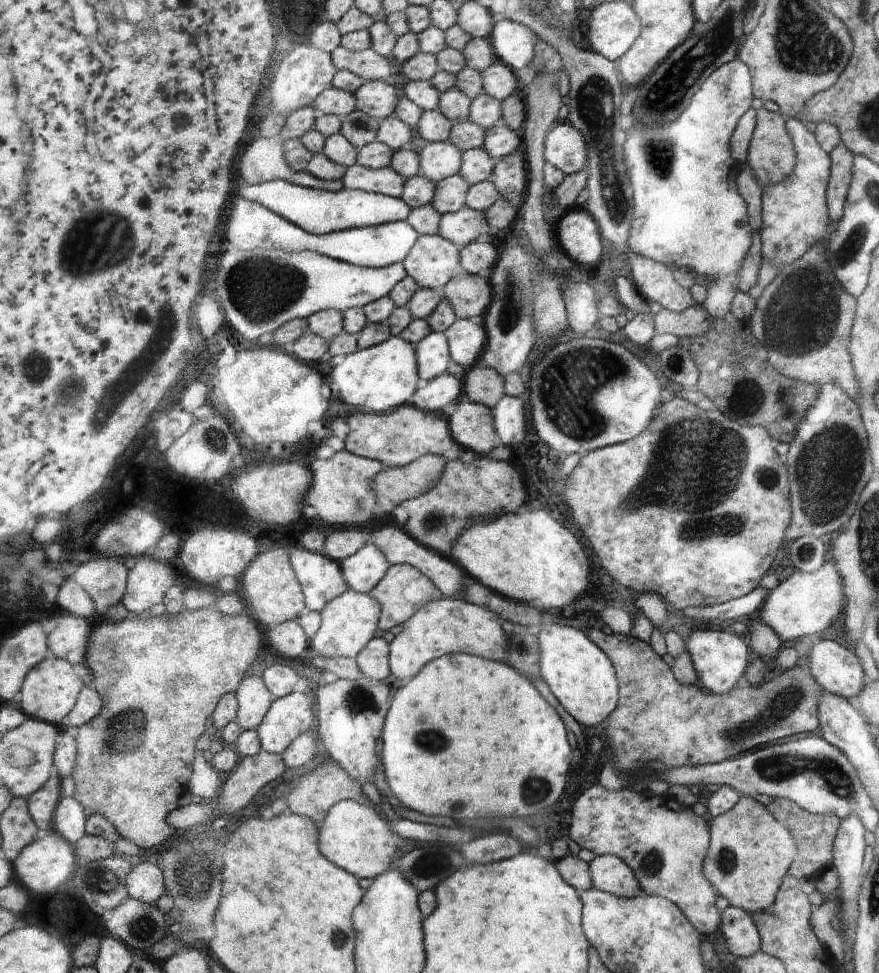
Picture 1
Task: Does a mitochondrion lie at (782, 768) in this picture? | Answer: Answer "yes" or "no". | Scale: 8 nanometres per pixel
yes

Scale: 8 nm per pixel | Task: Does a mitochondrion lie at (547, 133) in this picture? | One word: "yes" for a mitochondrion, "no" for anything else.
no

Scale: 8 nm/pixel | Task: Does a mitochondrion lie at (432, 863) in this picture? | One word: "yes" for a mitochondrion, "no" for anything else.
yes

